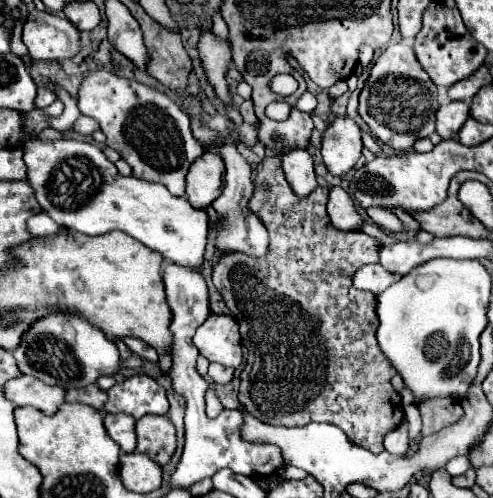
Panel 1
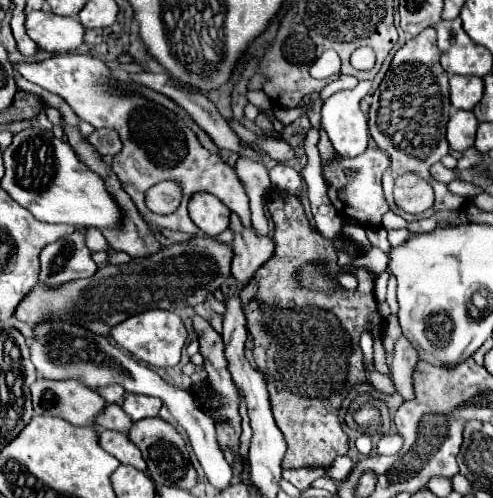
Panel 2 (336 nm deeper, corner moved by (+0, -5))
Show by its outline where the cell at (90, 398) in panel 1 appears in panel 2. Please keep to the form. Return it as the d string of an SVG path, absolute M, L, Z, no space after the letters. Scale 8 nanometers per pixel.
M108 404L104 410L96 416L96 424L100 428L108 430L118 430L118 432L128 432L132 426L132 420L124 414L124 410L118 404Z

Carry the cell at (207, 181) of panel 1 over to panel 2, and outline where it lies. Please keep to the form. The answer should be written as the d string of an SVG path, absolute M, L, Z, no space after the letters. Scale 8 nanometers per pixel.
M196 192L188 202L192 222L208 236L224 232L230 224L230 210L212 194Z

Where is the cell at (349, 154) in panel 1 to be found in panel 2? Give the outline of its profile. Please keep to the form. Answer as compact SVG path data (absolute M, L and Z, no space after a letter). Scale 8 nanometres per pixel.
M362 80L356 88L340 90L324 100L322 128L342 158L354 158L368 146L368 122L358 102L368 94L370 84L370 80Z

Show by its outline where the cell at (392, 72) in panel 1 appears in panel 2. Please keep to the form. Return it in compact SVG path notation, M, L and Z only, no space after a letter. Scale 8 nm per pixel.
M434 28L424 30L424 34L418 34L416 38L408 40L392 58L390 70L382 78L378 90L374 92L374 110L370 110L368 126L374 142L382 152L390 156L390 168L382 176L382 186L386 200L390 204L390 210L400 214L406 220L418 220L418 216L402 212L392 198L394 180L402 174L414 172L428 180L434 188L436 202L432 206L432 212L438 210L462 210L466 208L466 198L456 196L448 190L448 186L432 180L428 168L438 162L444 154L448 154L448 142L446 142L446 122L450 118L450 98L448 98L448 74L440 68L440 50L436 46L436 32Z

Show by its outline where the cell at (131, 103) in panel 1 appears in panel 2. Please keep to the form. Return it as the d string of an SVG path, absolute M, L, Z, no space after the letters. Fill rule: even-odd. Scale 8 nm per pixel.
M58 54L44 62L34 64L24 62L16 64L14 68L28 82L62 96L68 102L68 106L78 114L80 120L92 124L94 128L112 128L120 134L122 152L114 156L112 170L120 178L122 188L130 194L130 198L134 200L136 208L140 210L146 222L196 234L198 228L190 220L186 204L194 192L210 192L218 196L232 212L236 212L242 218L242 224L250 226L248 196L236 172L228 164L224 164L218 154L206 150L200 144L196 132L188 128L186 122L176 112L166 110L164 106L148 100L142 94L124 92L120 88L120 80L110 72L110 68L100 58L84 54ZM162 180L172 180L182 190L182 206L178 206L178 210L166 216L150 212L144 204L144 192Z

